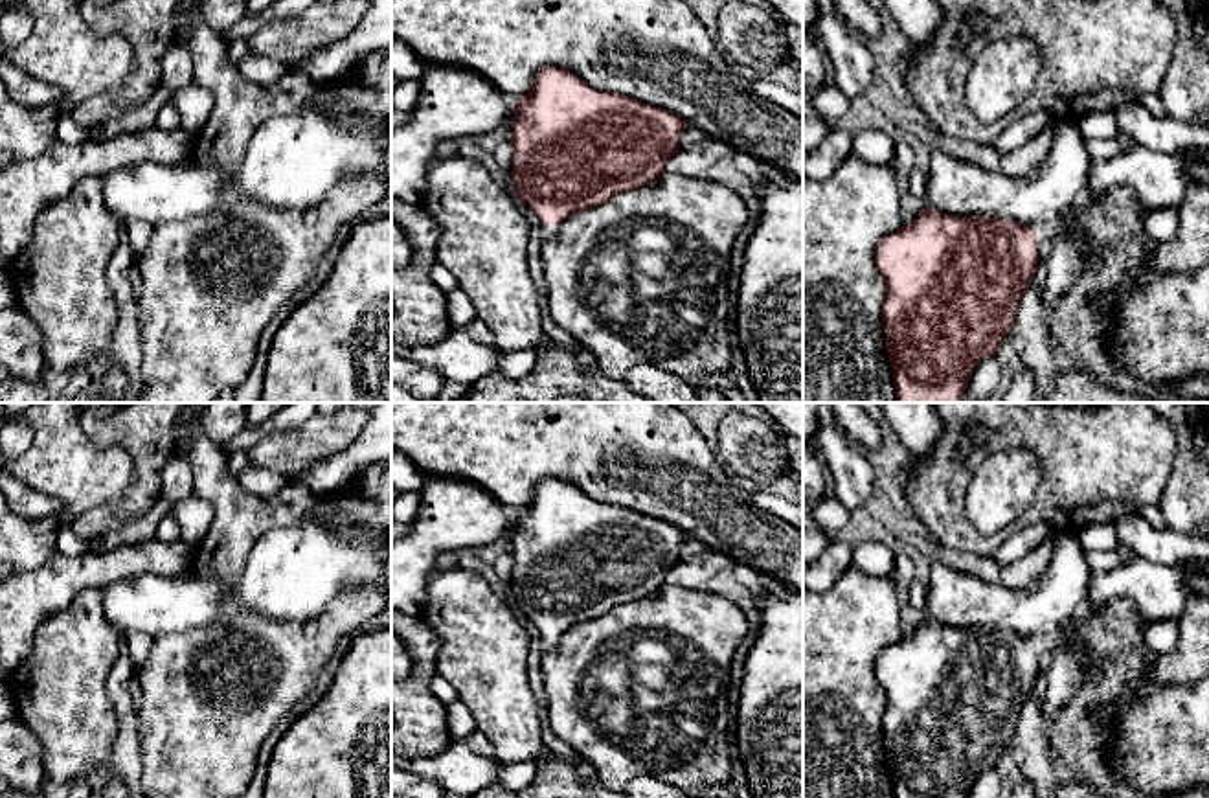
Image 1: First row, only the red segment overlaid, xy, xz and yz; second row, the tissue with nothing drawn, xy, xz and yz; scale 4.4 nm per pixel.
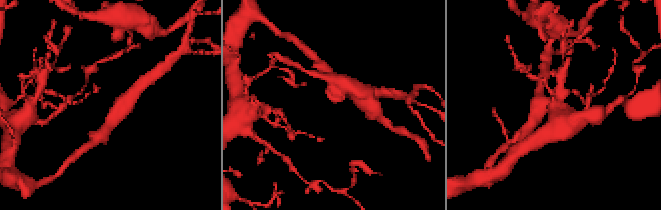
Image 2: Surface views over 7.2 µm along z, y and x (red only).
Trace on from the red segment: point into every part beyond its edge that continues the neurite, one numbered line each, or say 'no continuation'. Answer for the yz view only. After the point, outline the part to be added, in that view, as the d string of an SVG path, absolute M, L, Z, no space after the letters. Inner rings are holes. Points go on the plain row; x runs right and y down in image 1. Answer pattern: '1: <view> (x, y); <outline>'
1: yz (1046, 644); M1068 620L1064 625L1060 625L1056 631L1047 634L1034 634L1031 640L1036 644L1036 662L1040 669L1040 662L1053 656L1056 649L1060 649L1066 640L1071 636L1073 629L1080 623L1075 620Z

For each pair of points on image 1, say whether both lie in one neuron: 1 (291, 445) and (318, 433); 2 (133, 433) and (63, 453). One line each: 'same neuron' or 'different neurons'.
1: same neuron
2: different neurons

